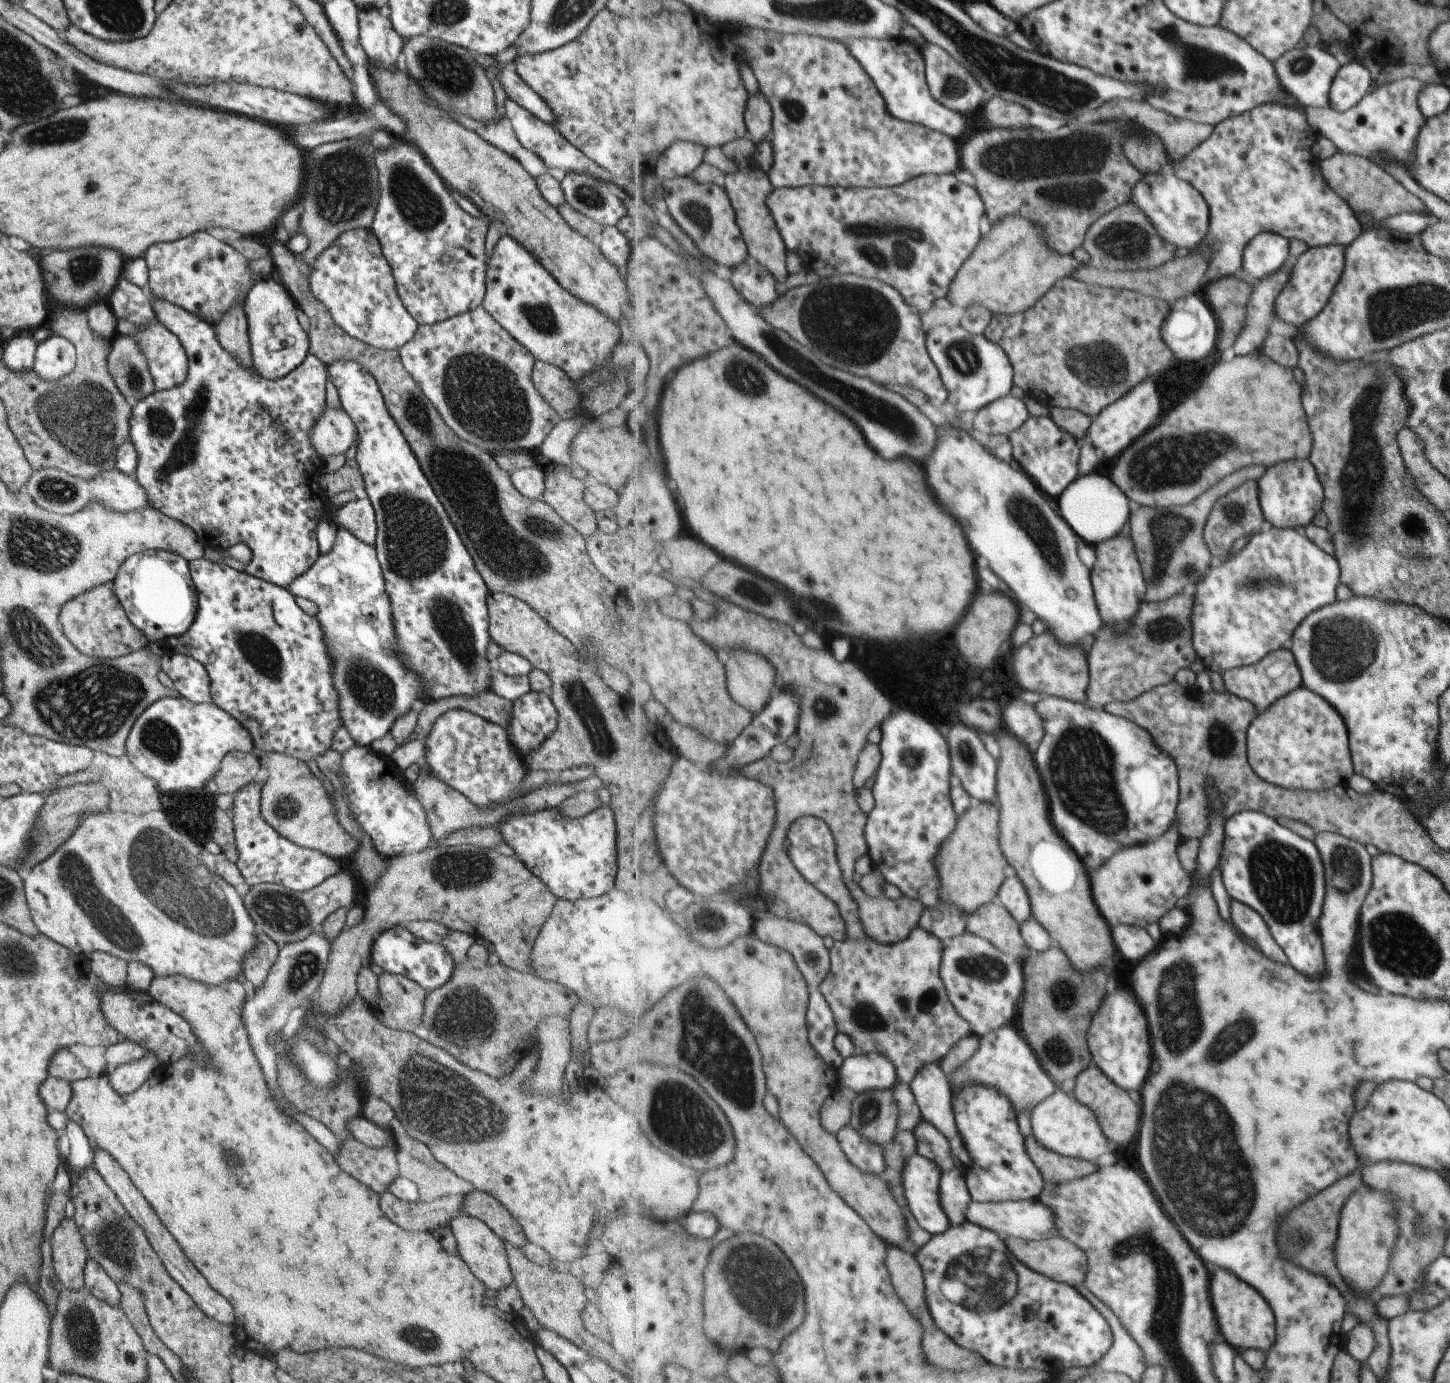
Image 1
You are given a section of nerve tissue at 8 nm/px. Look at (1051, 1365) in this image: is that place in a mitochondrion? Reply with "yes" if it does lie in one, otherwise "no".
no

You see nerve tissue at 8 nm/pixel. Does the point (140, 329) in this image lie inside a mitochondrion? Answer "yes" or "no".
no

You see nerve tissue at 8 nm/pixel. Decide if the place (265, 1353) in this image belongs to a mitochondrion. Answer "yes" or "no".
no

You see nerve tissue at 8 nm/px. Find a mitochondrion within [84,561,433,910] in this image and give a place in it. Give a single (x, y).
(366, 684)

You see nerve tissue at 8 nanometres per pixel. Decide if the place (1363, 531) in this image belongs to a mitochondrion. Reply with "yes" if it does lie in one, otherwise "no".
yes

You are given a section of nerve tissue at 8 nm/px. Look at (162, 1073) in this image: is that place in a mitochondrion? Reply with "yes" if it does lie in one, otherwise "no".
no

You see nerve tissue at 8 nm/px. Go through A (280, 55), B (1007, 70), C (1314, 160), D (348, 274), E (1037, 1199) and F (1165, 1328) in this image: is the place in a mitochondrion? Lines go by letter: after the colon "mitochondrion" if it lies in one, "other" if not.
A: mitochondrion
B: mitochondrion
C: other
D: other
E: other
F: mitochondrion

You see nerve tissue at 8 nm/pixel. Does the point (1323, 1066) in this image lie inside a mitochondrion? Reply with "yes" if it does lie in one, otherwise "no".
no

